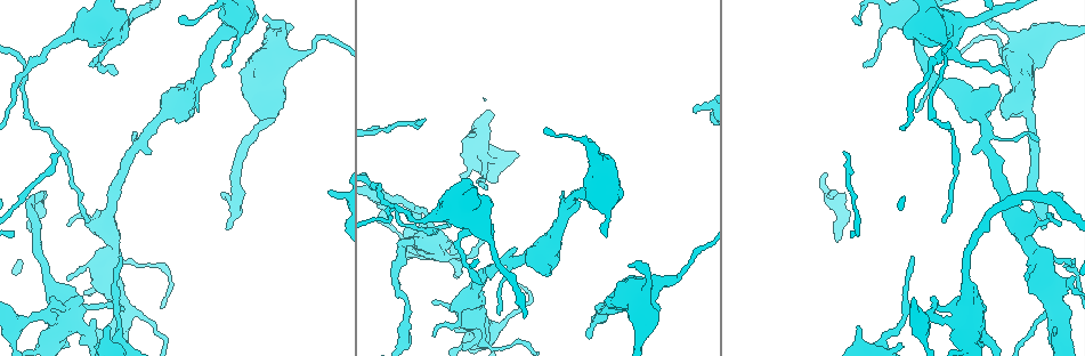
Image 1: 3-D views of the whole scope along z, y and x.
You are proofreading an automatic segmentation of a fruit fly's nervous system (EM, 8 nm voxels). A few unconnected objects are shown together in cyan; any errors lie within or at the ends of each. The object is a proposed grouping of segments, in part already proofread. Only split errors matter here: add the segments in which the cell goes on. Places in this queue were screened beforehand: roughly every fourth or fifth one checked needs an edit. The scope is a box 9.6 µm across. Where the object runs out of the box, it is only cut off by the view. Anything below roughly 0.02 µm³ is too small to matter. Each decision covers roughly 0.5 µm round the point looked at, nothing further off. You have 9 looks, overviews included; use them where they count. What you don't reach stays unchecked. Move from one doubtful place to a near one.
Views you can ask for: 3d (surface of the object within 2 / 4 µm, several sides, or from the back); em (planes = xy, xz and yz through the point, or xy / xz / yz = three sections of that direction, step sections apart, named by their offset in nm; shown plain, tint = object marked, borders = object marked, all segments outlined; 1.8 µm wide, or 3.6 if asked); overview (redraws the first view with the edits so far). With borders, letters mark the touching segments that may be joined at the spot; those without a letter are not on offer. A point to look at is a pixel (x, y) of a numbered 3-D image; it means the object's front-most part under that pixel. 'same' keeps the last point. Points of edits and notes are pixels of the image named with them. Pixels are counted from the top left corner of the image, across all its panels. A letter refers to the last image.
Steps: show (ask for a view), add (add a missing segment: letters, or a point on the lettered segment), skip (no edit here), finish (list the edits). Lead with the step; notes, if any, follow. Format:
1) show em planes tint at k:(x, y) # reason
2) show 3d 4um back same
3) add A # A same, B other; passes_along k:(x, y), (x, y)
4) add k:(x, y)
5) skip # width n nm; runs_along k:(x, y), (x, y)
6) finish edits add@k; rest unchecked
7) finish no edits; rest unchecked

show em planes plain at 1:(312, 48) # thick turns thin

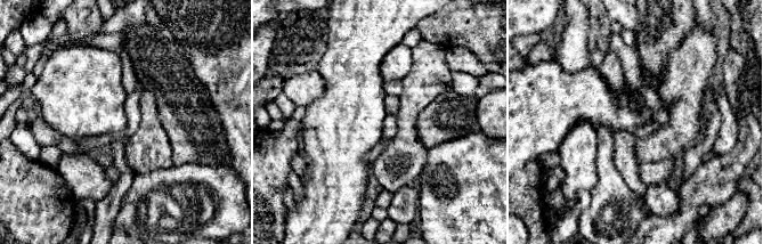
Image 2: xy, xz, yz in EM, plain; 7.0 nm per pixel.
show em planes borders same

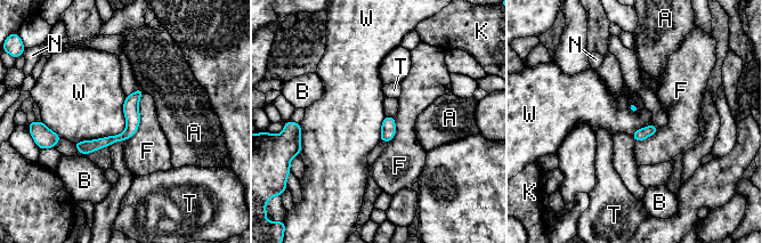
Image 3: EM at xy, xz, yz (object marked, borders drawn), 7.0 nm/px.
skip # width 90 nm; longest_contact W 500 nm; A other, B other, F other, K other, N other, T other, W other; no lettered segment goes on from it

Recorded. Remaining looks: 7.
show em yz step 16 borders at 1:(330, 191) # free end

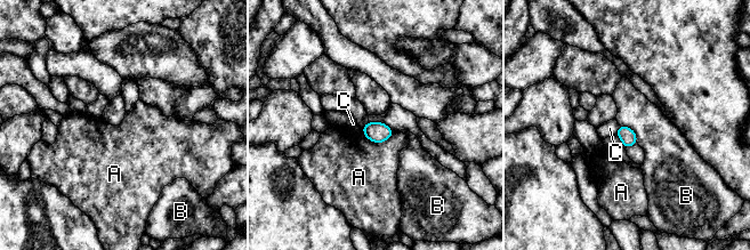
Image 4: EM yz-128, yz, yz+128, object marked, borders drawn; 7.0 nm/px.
skip # A other, B other, C other; border 4:(620, 124), (628, 126), (637, 142); no lettered segment goes on from it

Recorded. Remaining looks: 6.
show em planes borders at 1:(105, 55)

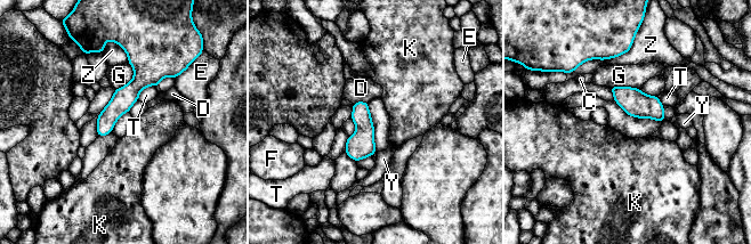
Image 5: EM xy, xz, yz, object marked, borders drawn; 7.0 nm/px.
skip # C other, D other, E other, F other, G other, K other, T other, Y other, Z other; runs_along 5:(163, 68), (101, 133); none of them fits

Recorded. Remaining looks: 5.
show em planes tint at 1:(70, 225) # an open end

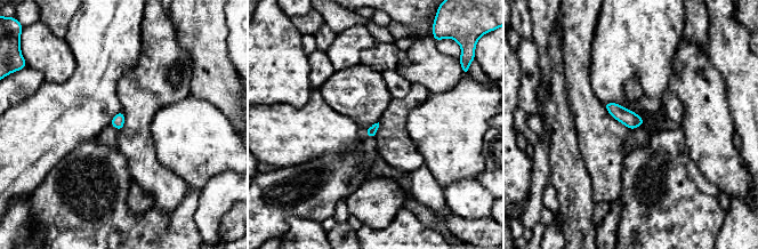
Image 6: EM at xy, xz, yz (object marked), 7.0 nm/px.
show em planes borders same

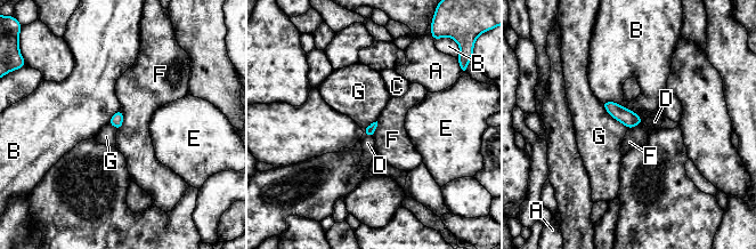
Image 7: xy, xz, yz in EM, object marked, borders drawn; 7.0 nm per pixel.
add D # A other, B other, C other, D same, E other, F other, G other; the cell continues

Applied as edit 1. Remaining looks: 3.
finish edits add@7; rest unchecked

